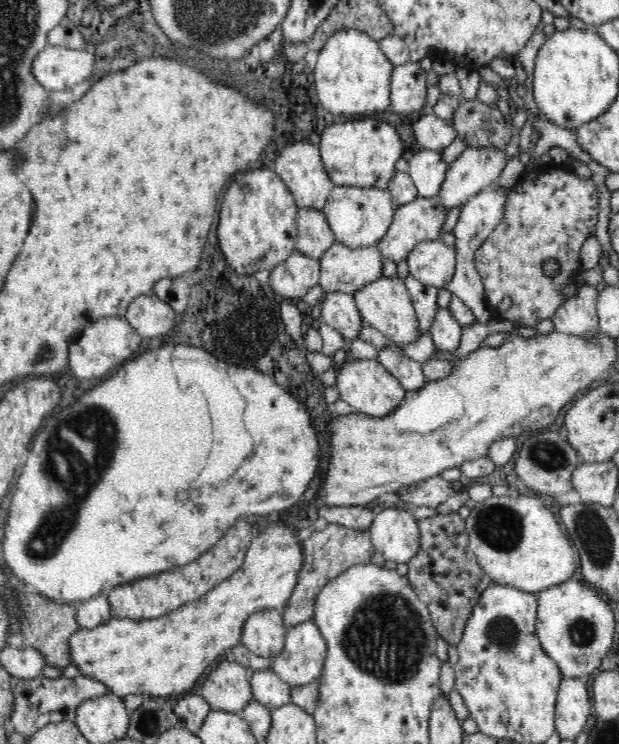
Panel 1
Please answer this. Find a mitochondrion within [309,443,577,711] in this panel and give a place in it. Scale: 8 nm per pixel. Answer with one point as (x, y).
(386, 639)

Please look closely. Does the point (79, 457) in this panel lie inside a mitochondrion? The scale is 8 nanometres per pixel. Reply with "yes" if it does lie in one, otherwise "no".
yes

